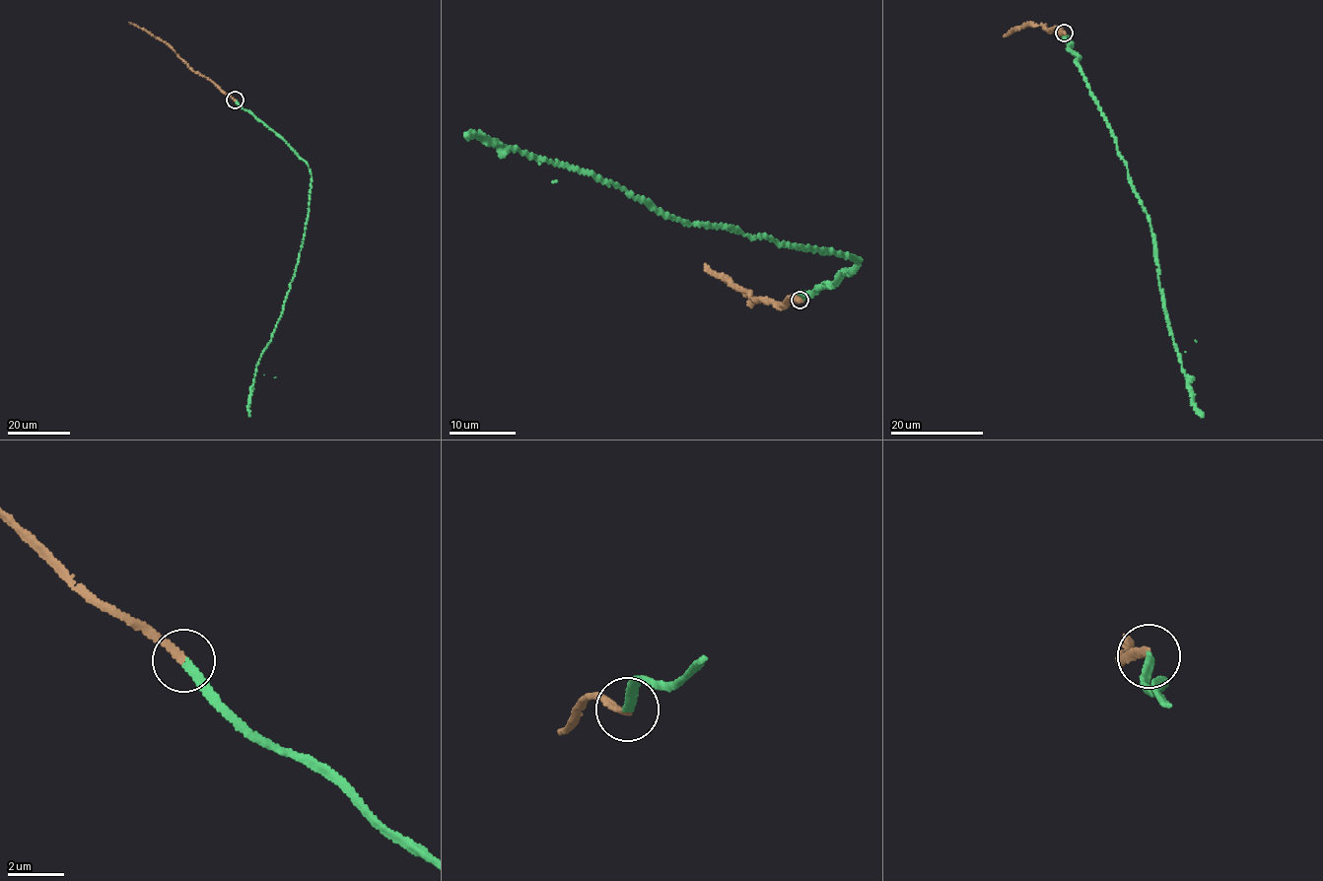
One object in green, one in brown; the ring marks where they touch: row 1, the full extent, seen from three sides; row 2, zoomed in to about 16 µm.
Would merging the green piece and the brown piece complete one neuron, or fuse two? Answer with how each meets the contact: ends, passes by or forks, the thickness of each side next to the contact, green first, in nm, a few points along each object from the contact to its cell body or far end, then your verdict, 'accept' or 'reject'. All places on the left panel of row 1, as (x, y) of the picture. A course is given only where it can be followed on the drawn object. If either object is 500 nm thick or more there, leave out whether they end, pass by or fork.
green ends | brown ends | 200/200 nm | green via (235, 100), (306, 162), (312, 179), (299, 262), (271, 340), (257, 364), (249, 417) | brown via (235, 100), (197, 74), (164, 41), (129, 22) | accept

